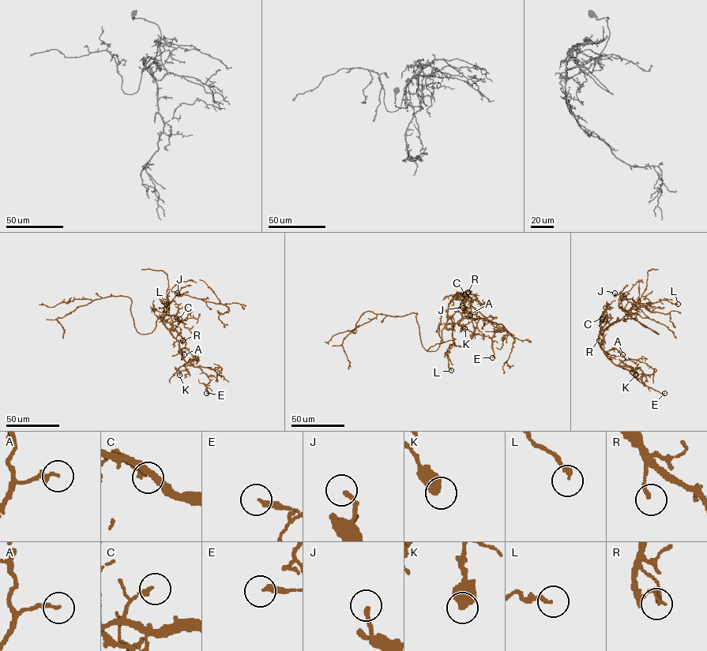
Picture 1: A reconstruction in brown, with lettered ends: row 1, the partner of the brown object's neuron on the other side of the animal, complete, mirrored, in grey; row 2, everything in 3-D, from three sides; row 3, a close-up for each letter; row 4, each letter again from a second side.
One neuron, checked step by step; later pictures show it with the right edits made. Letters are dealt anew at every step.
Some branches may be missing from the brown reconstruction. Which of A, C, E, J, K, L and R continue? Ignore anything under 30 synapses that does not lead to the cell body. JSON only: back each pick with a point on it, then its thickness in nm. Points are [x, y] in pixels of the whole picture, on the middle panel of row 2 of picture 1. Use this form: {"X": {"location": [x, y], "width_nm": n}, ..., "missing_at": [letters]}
{"missing_at": []}

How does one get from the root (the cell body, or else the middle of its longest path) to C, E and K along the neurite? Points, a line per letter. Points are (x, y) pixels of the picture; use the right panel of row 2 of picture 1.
C: (655, 331), (635, 318), (637, 302), (622, 319), (604, 329), (599, 326), (602, 319)
E: (655, 331), (635, 318), (637, 302), (605, 330), (601, 347), (615, 364), (664, 393)
K: (655, 331), (635, 318), (637, 302), (603, 331), (601, 347), (604, 354), (614, 364), (635, 375)

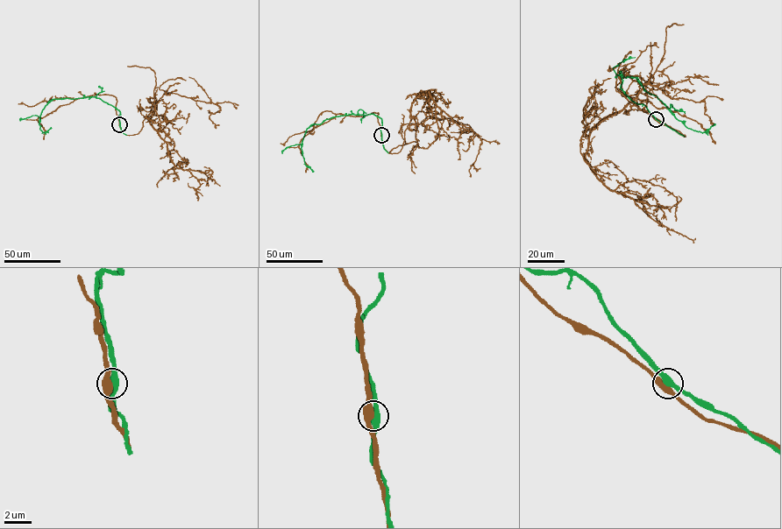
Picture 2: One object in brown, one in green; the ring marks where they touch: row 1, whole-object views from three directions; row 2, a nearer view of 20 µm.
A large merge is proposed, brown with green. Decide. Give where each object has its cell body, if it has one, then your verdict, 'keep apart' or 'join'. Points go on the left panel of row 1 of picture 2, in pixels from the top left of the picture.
no cell body on brown; no cell body on green; keep apart

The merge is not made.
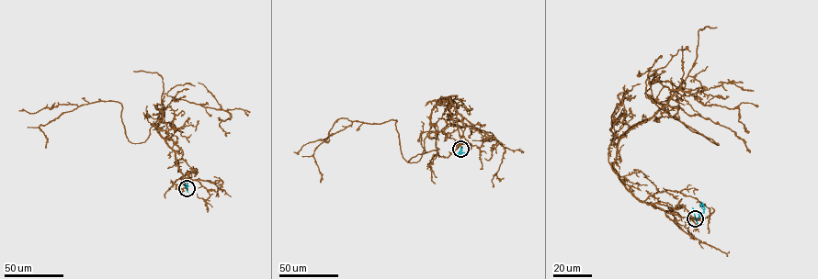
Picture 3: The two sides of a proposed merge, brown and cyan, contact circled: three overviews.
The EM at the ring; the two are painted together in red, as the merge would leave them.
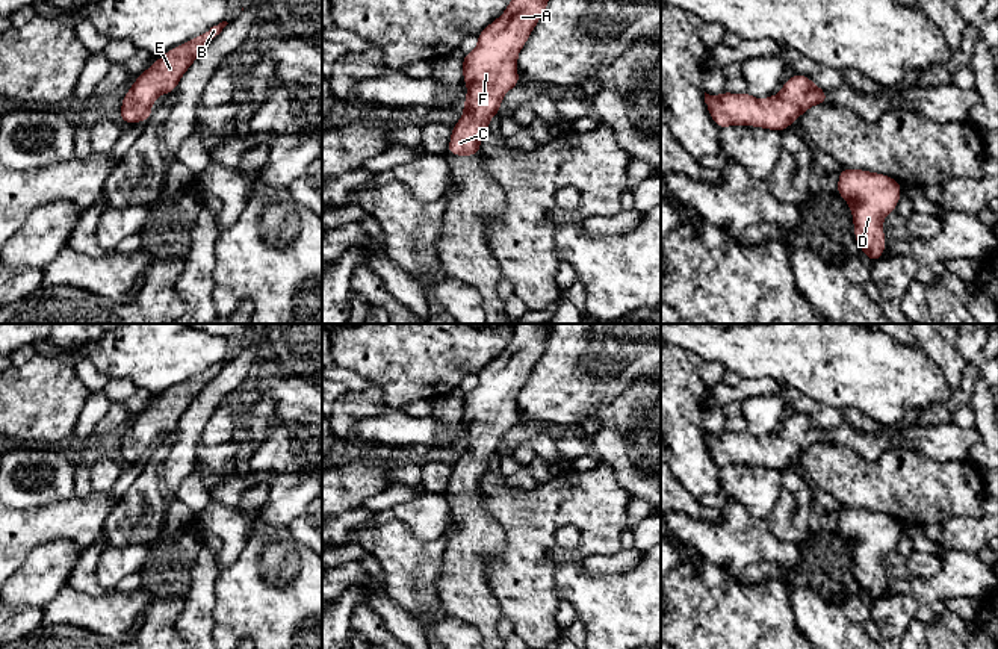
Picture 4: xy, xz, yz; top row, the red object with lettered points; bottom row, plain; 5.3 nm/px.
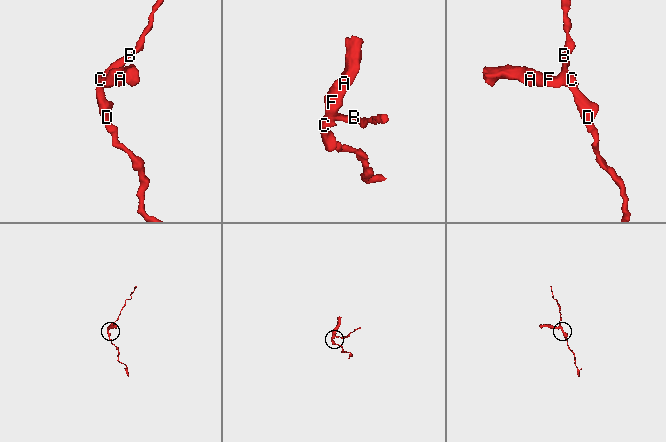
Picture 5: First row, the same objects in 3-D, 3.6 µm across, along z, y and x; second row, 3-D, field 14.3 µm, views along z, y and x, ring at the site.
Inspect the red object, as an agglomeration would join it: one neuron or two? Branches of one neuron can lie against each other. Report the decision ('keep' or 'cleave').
keep

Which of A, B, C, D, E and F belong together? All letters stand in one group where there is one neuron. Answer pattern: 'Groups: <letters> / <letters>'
Groups: A B C D E F

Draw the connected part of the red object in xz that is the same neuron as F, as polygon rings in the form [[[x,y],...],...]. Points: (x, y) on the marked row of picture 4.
[[[511,0],[504,14],[478,33],[476,48],[463,57],[463,80],[467,85],[467,97],[463,103],[463,116],[452,126],[449,154],[476,156],[479,153],[490,118],[502,112],[504,95],[520,83],[517,56],[544,14],[547,3],[549,0]]]

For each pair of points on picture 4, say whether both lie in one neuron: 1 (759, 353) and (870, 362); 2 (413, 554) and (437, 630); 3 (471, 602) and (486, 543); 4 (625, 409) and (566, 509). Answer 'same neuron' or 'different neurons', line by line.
1: same neuron
2: same neuron
3: same neuron
4: different neurons

